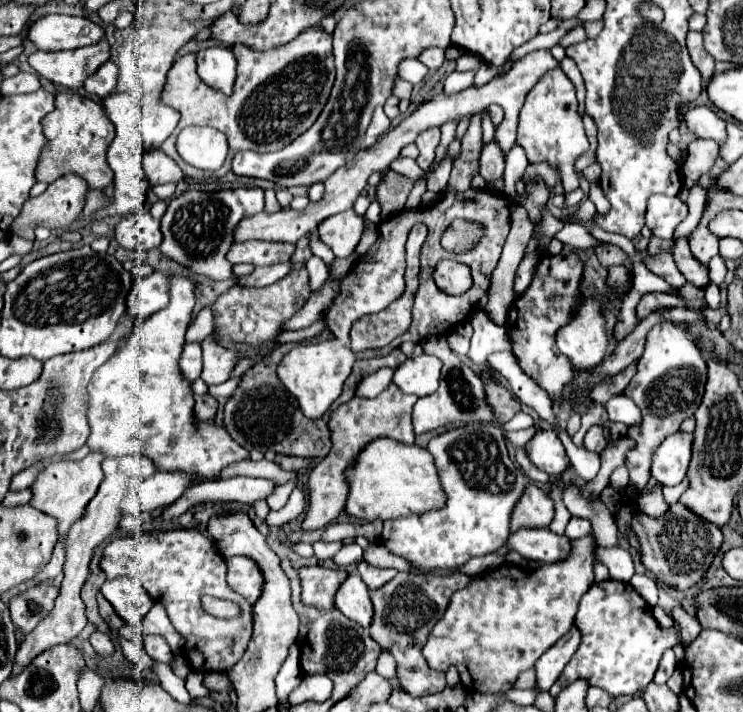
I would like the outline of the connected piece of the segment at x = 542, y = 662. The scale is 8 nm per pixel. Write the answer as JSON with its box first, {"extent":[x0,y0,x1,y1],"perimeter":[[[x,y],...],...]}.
{"extent":[536,624,580,690],"perimeter":[[[574,624],[546,654],[540,656],[536,662],[536,676],[538,676],[538,688],[550,690],[550,686],[556,682],[556,678],[562,674],[564,666],[570,662],[574,652],[580,646],[580,630]]]}

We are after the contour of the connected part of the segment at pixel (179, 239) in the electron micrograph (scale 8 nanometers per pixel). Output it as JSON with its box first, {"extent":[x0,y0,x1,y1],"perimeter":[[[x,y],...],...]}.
{"extent":[160,188,264,280],"perimeter":[[[236,188],[222,192],[198,192],[190,190],[172,198],[168,210],[162,218],[164,240],[160,250],[164,256],[190,268],[192,274],[208,276],[214,280],[226,280],[232,276],[232,264],[226,260],[226,250],[230,248],[234,226],[246,218],[264,210],[264,190],[262,188]]]}

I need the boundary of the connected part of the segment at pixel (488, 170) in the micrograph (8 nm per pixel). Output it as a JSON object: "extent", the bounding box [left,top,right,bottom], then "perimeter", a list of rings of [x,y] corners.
{"extent":[480,138,504,184],"perimeter":[[[492,138],[482,148],[482,156],[480,156],[480,176],[488,184],[492,184],[494,180],[502,178],[502,174],[504,174],[504,154],[502,154],[502,148],[498,146],[496,138]]]}

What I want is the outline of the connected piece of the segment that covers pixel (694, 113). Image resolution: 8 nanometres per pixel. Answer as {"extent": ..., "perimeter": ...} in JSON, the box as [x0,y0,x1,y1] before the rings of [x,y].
{"extent":[680,106,726,144],"perimeter":[[[704,106],[688,108],[680,114],[680,122],[684,122],[686,128],[700,138],[714,138],[718,144],[726,140],[726,130],[724,130],[726,122],[720,120],[710,108]]]}

